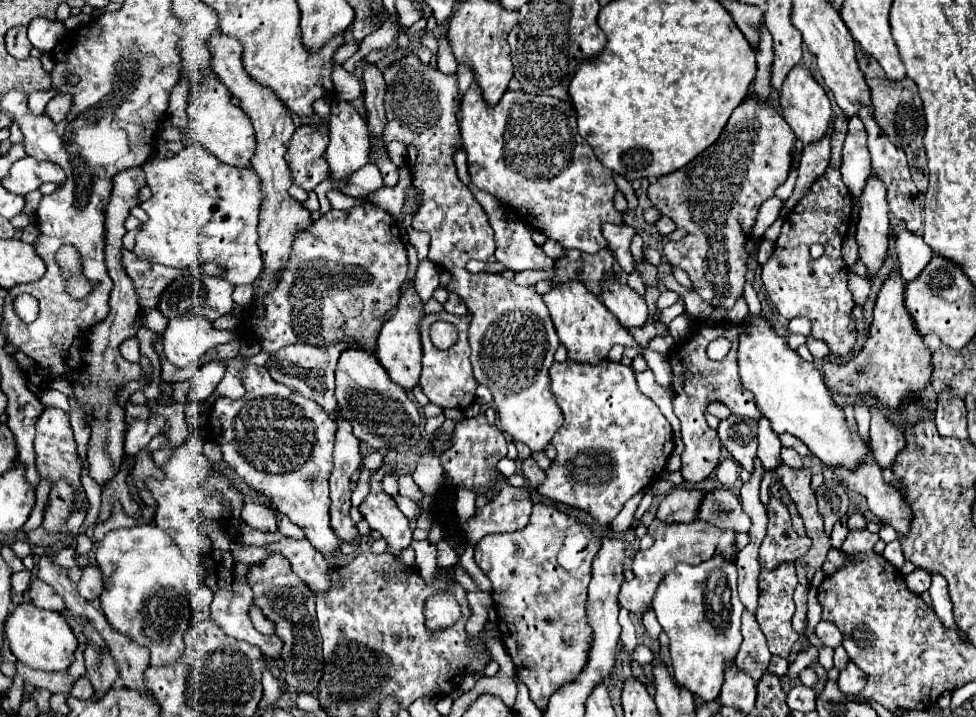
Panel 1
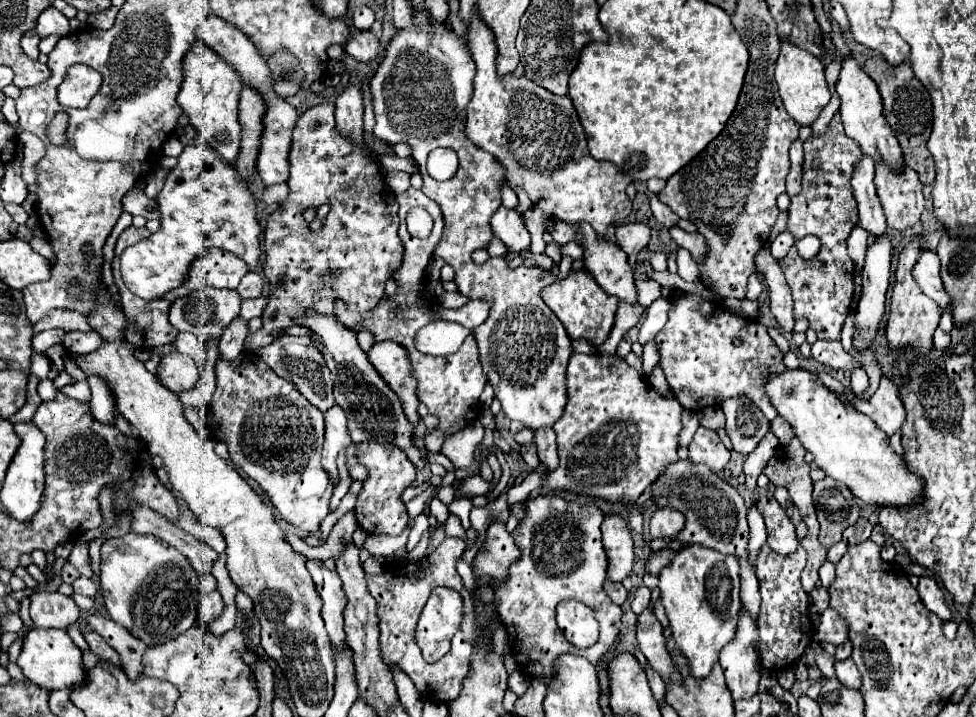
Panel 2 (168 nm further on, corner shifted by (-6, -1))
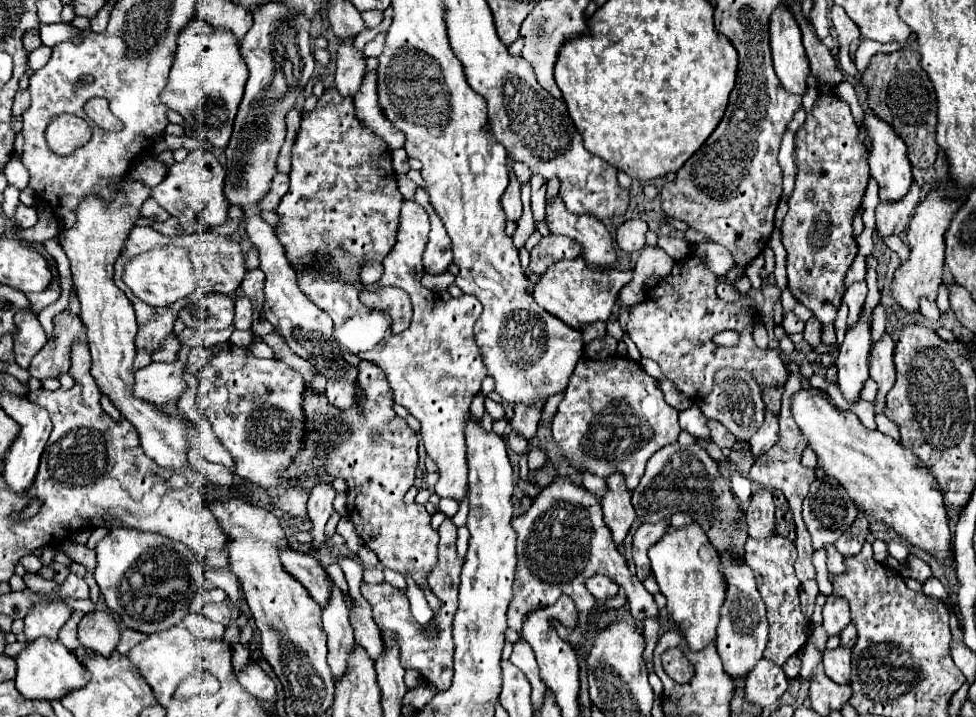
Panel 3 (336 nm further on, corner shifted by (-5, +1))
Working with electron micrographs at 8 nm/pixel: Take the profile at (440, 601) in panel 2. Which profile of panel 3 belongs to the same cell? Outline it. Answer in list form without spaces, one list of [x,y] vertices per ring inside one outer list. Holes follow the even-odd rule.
[[[360,361],[358,363],[358,383],[364,389],[364,397],[358,407],[348,409],[346,413],[330,407],[326,403],[324,395],[316,395],[310,389],[306,389],[306,417],[310,417],[310,449],[304,449],[298,453],[298,461],[294,461],[294,473],[302,473],[302,477],[316,477],[318,473],[326,475],[338,475],[346,479],[348,485],[348,515],[354,523],[358,535],[362,537],[364,545],[372,549],[384,567],[390,567],[394,571],[406,573],[410,571],[418,585],[426,593],[426,601],[434,613],[440,611],[440,599],[428,591],[424,585],[424,577],[428,571],[428,563],[434,563],[438,559],[438,531],[432,529],[430,519],[432,515],[426,511],[424,505],[406,505],[404,495],[414,485],[416,479],[416,465],[418,465],[418,435],[414,429],[408,427],[406,419],[398,417],[392,409],[394,395],[388,385],[386,373],[372,361]]]

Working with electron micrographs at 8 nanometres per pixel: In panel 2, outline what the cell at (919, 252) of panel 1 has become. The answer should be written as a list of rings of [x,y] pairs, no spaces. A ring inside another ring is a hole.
[[[929,249],[921,253],[915,271],[913,271],[915,281],[919,283],[921,291],[931,297],[943,311],[951,309],[951,297],[947,297],[947,291],[943,287],[941,275],[939,275],[939,257],[931,253]]]

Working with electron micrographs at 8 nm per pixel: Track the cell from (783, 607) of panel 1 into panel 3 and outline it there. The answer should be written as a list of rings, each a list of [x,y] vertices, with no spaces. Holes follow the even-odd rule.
[[[772,537],[772,539],[748,539],[746,541],[746,565],[756,575],[756,585],[762,595],[762,601],[768,609],[770,621],[770,639],[764,657],[774,661],[776,665],[784,665],[788,657],[796,655],[808,641],[810,635],[810,621],[804,617],[800,609],[800,581],[794,575],[794,561],[796,549],[794,543],[786,537]]]

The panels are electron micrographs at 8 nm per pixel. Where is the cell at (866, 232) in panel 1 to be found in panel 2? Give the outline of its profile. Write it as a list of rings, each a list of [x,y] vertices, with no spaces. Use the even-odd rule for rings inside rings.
[[[883,235],[883,237],[877,237],[877,241],[867,249],[867,259],[865,259],[865,267],[863,267],[863,291],[861,291],[857,309],[855,309],[855,333],[853,333],[853,353],[855,355],[869,349],[877,335],[879,323],[885,315],[885,293],[889,287],[889,277],[891,277],[891,243]]]

